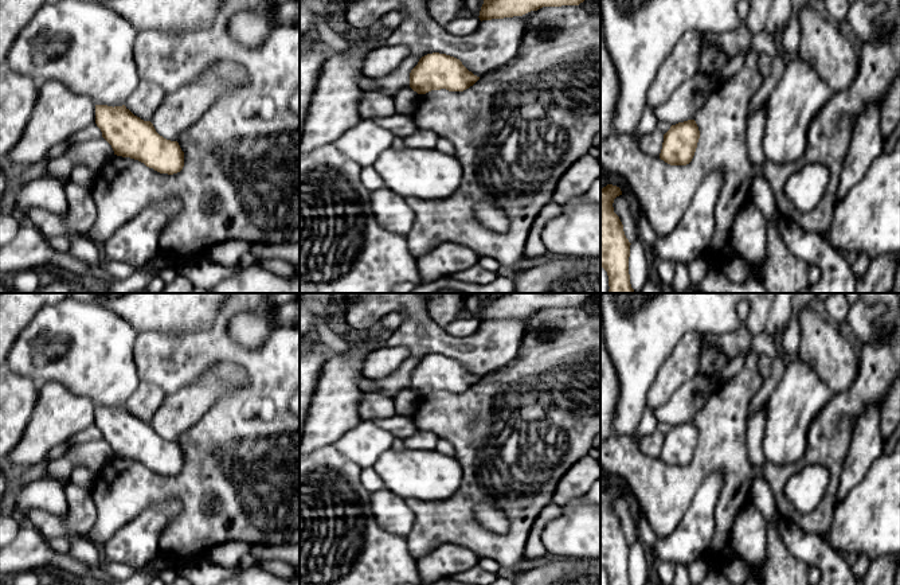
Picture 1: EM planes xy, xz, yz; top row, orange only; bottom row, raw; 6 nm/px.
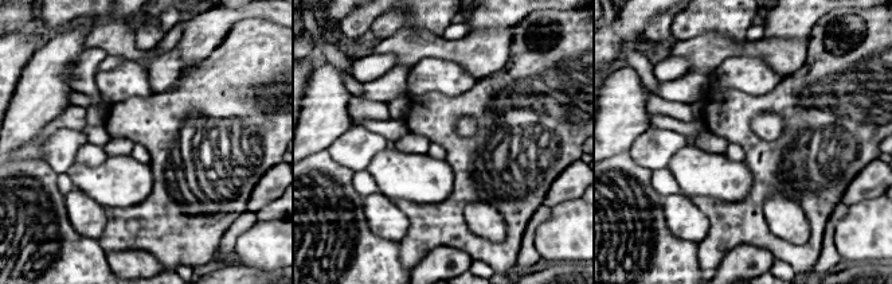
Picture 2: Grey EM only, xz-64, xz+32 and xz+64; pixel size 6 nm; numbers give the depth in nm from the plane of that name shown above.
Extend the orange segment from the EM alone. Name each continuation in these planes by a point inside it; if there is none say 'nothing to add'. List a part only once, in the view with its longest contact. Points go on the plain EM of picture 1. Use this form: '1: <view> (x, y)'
nothing to add

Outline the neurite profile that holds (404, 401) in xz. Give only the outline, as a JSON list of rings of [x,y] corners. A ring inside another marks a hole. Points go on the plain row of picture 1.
[[[410,387],[400,390],[394,397],[395,412],[398,416],[412,416],[416,407],[418,394]]]

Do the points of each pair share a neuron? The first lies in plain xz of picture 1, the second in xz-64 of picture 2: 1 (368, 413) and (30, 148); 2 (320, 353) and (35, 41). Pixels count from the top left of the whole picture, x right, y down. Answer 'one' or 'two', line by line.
1: one
2: one

